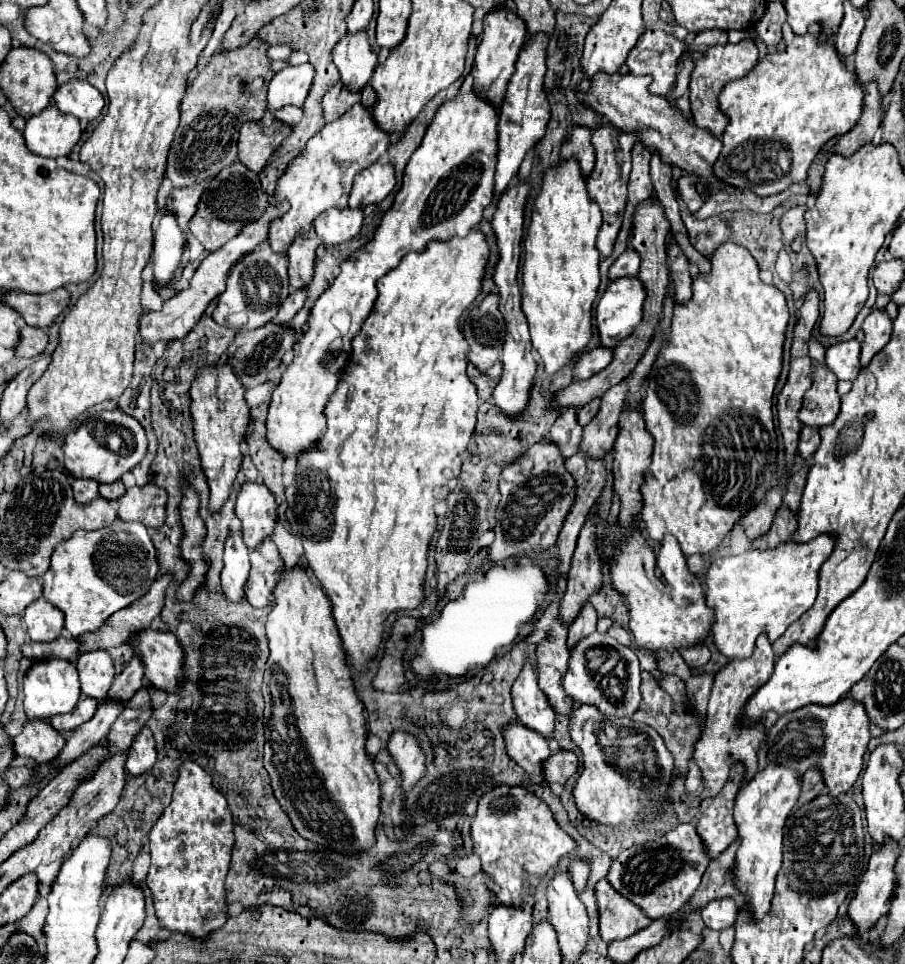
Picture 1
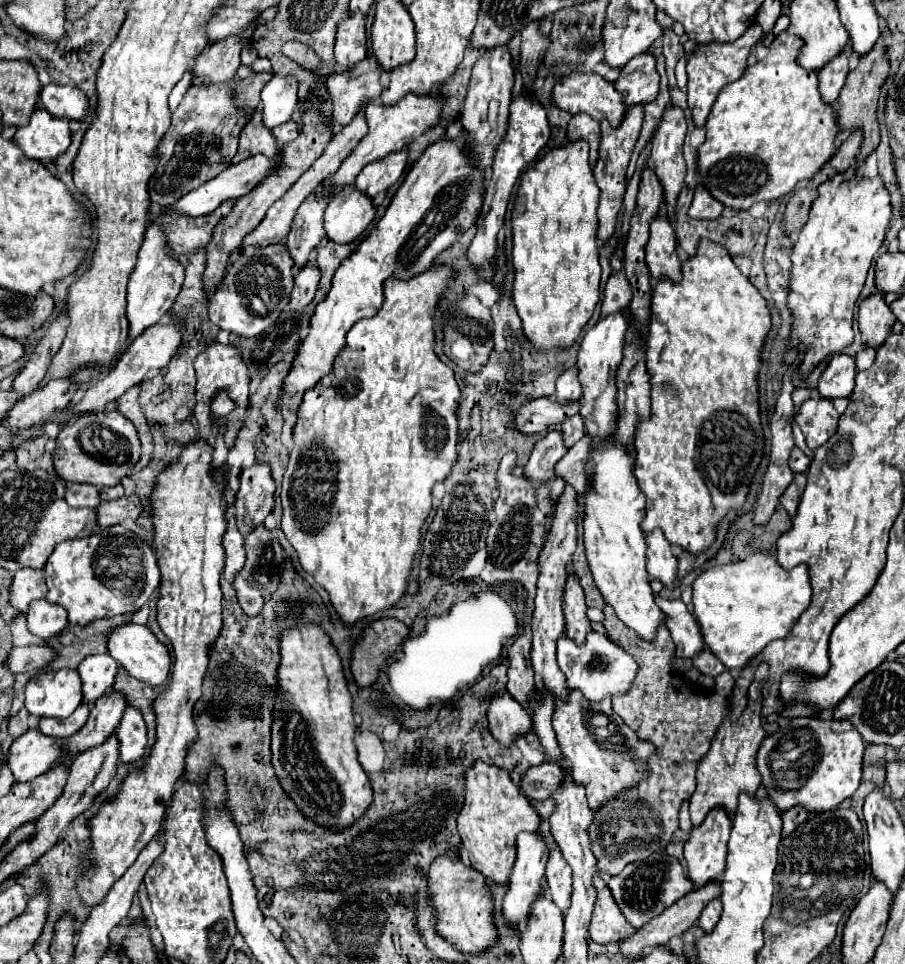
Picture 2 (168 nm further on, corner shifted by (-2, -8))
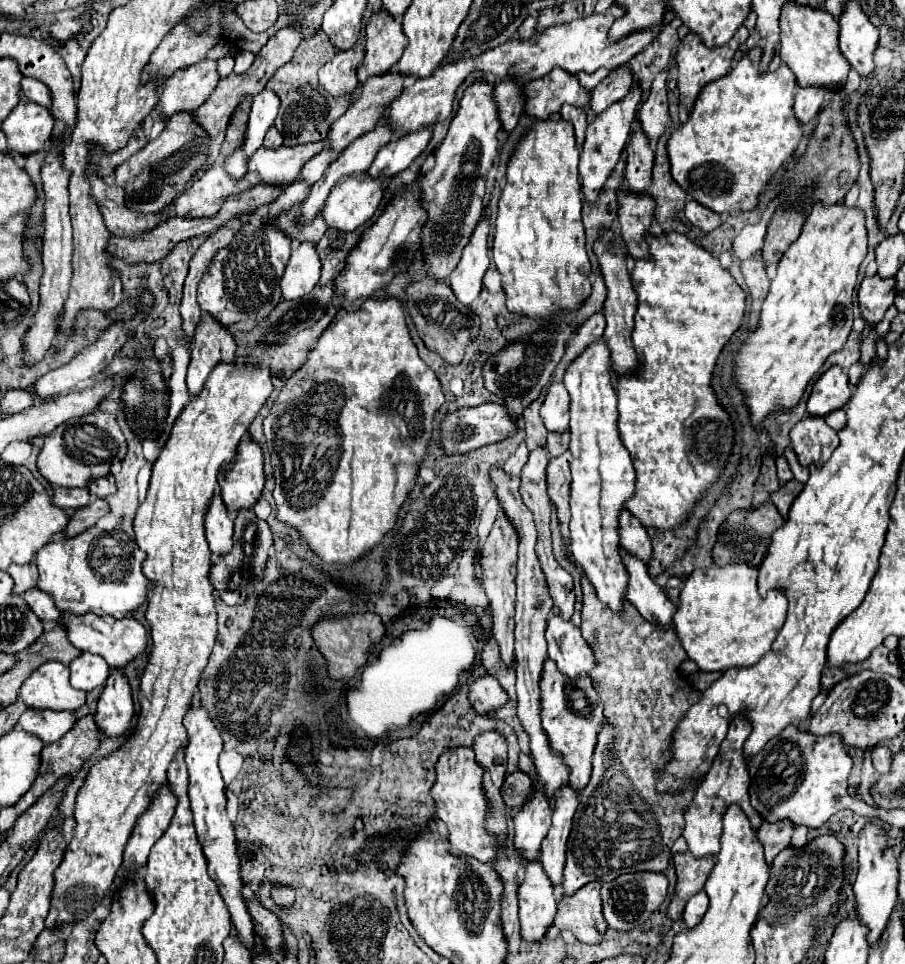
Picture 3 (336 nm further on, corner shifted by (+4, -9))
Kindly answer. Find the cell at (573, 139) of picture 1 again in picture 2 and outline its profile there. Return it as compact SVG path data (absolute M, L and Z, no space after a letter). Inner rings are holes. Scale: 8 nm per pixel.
M574 115L568 123L568 141L586 139L590 145L590 167L596 165L598 159L598 143L600 143L600 127L588 115Z

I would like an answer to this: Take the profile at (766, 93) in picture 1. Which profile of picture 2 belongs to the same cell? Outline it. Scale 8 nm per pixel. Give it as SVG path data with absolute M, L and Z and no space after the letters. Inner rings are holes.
M782 31L768 47L766 59L750 65L744 75L726 85L706 121L706 141L698 151L700 183L726 207L750 209L754 203L764 199L778 199L798 185L812 179L824 163L836 153L836 139L840 135L840 123L836 115L836 105L822 101L818 89L818 73L800 67L798 53L802 49L802 39Z

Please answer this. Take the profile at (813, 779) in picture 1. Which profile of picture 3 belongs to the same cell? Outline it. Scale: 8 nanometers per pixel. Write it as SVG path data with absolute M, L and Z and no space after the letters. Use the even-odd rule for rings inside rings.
M788 820L774 822L774 824L762 822L762 826L758 830L758 840L764 846L764 858L766 858L768 866L772 866L778 852L782 852L784 848L790 846L792 832L794 832L794 826Z

